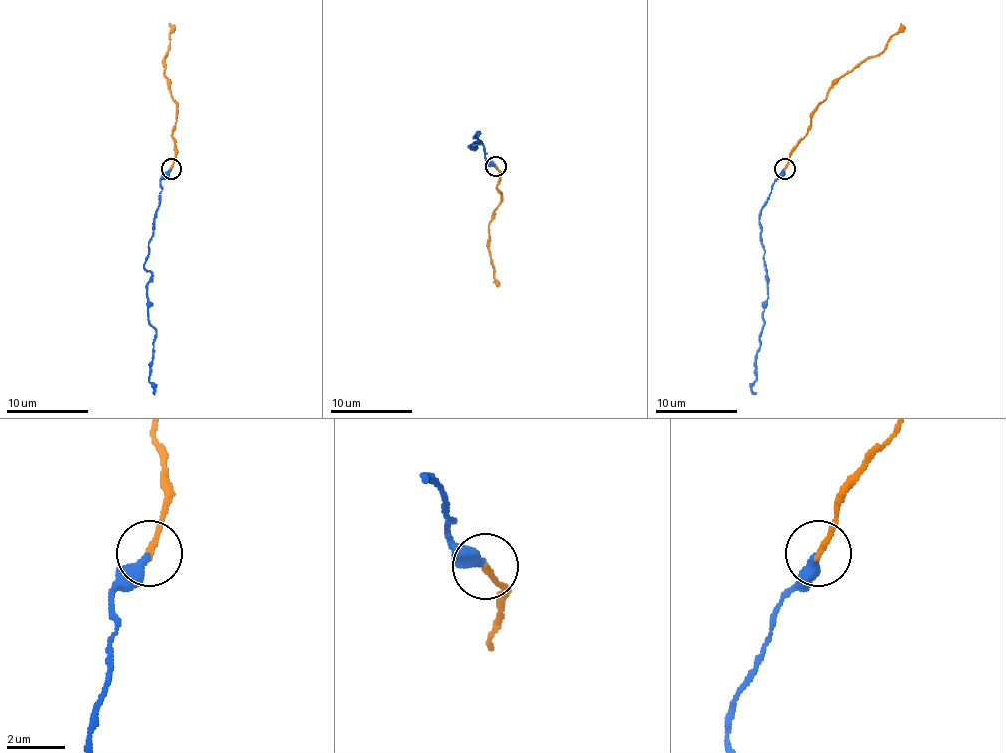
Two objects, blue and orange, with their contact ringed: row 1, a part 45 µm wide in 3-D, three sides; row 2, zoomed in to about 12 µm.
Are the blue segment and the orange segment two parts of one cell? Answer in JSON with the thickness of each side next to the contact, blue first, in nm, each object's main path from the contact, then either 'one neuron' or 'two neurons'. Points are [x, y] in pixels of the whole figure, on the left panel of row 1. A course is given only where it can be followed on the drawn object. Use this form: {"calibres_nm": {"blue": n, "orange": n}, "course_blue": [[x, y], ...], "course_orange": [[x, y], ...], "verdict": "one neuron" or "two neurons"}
{"calibres_nm": {"blue": 360, "orange": 200}, "course_blue": [[171, 168], [161, 180], [145, 262], [151, 273], [147, 304], [149, 324], [155, 330], [149, 378], [155, 394]], "course_orange": [[171, 168], [175, 149], [175, 112], [169, 82], [163, 75], [171, 30], [169, 22]], "verdict": "one neuron"}

